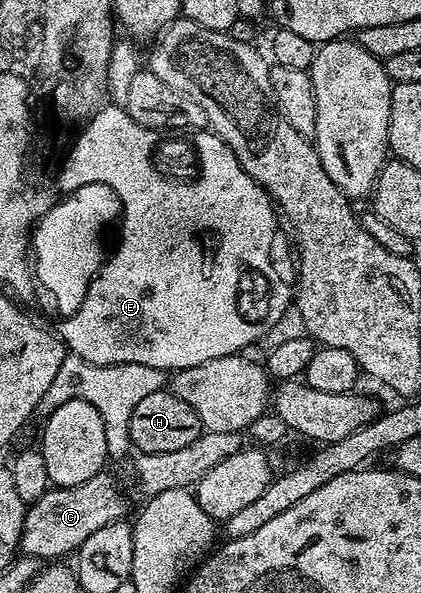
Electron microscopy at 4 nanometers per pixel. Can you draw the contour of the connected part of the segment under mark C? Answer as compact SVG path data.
M103 471L83 482L82 485L70 487L50 487L38 501L29 504L25 510L23 521L23 533L20 538L21 552L25 556L37 557L42 561L50 561L52 557L73 554L81 543L86 541L97 529L103 525L119 522L125 515L126 501L121 491L113 487L114 483L108 471Z

